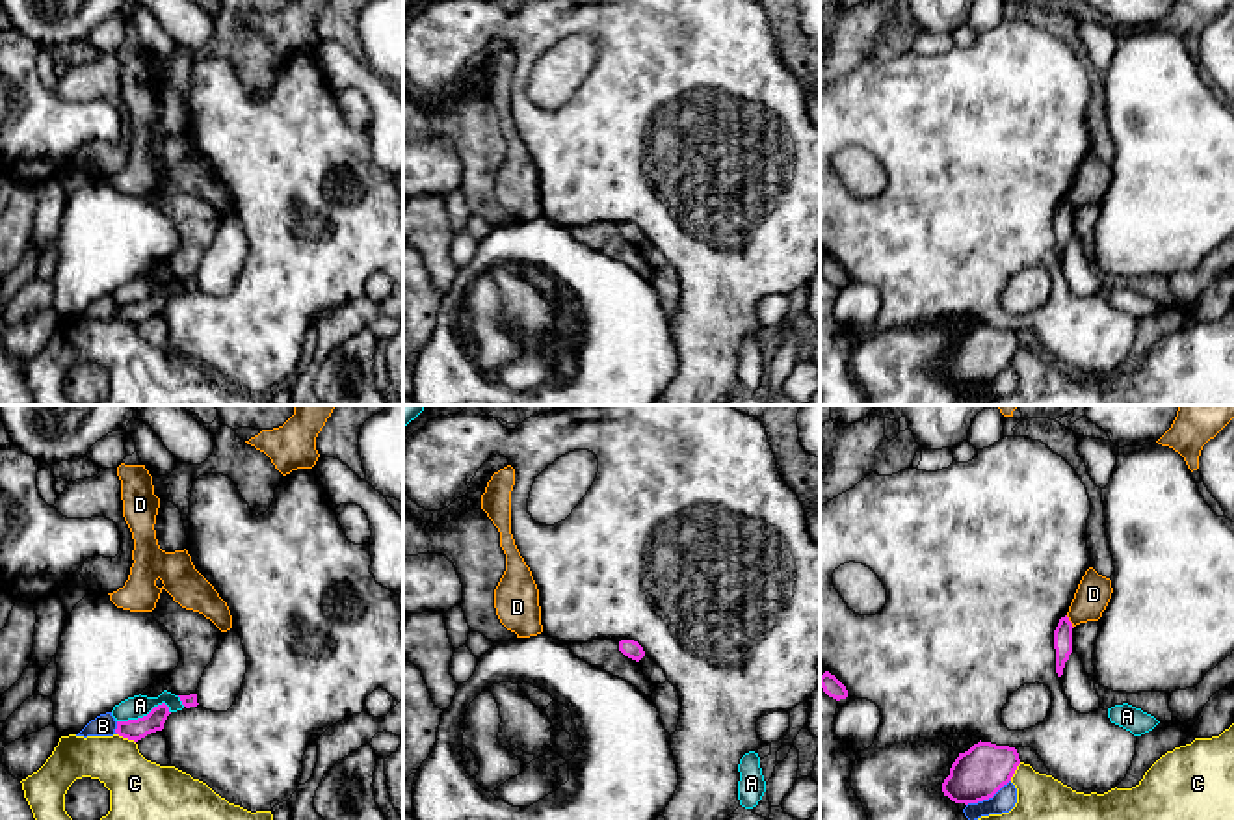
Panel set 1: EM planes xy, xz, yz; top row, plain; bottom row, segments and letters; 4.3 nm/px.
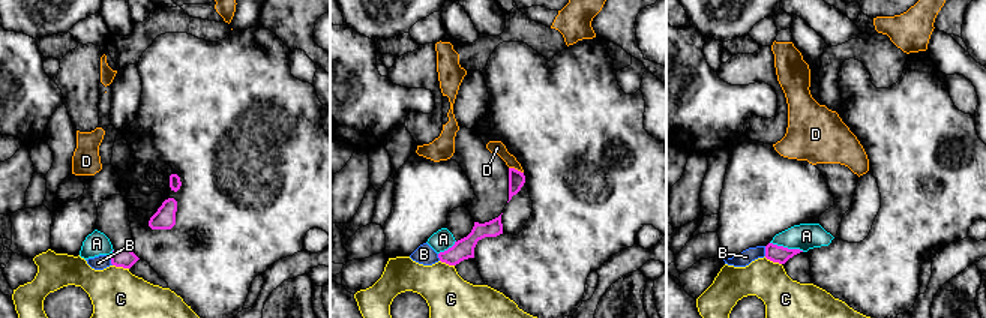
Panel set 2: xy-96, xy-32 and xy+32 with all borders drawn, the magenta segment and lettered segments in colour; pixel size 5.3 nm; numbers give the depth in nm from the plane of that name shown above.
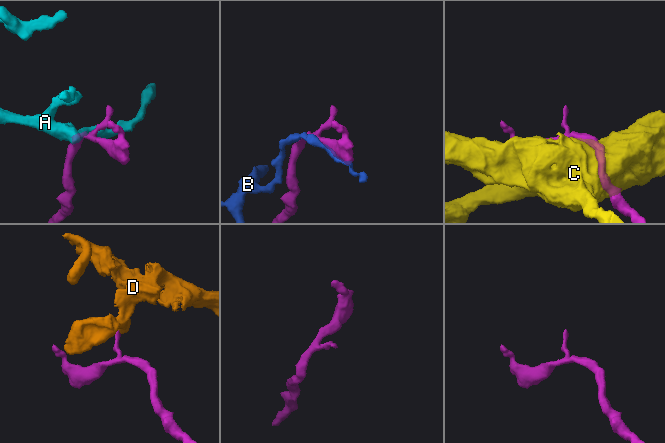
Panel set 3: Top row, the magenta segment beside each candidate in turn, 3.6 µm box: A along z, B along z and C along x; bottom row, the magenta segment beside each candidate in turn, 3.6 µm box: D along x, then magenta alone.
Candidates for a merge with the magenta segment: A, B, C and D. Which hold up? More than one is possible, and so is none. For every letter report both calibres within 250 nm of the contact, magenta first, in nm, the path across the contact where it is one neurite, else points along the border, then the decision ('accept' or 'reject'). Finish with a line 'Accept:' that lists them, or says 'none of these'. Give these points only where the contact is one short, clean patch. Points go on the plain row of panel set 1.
A: 100/100 nm | along xy (170, 290), (160, 287), (142, 300), (118, 305) | reject
B: 100/100 nm | reject
C: 100/280 nm | reject
D: 80/150 nm | along yz (1065, 199), (1073, 211) | reject
Accept: none of these

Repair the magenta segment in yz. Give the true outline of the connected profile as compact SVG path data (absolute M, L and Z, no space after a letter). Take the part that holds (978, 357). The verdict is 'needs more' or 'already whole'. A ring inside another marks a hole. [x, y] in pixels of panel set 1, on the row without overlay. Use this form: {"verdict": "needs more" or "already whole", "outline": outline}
{"verdict": "already whole", "outline": "M980 324L968 335L959 337L942 366L942 376L965 389L989 383L1011 364L1019 348L1015 331Z"}

